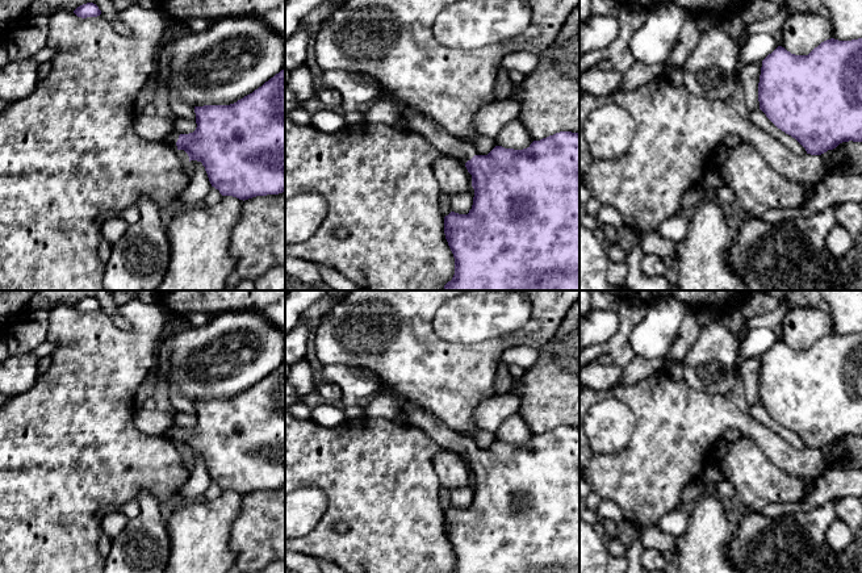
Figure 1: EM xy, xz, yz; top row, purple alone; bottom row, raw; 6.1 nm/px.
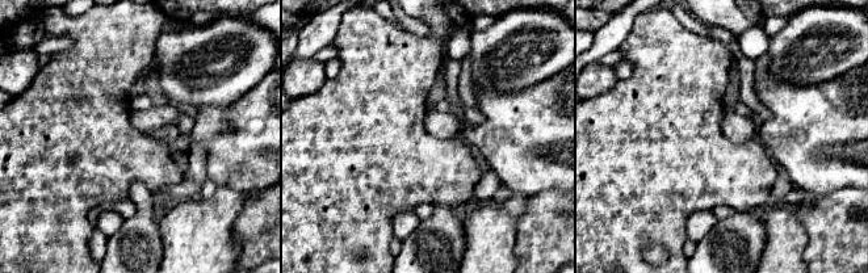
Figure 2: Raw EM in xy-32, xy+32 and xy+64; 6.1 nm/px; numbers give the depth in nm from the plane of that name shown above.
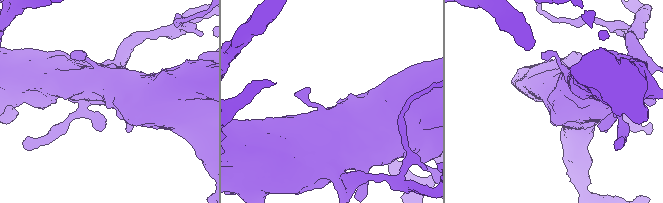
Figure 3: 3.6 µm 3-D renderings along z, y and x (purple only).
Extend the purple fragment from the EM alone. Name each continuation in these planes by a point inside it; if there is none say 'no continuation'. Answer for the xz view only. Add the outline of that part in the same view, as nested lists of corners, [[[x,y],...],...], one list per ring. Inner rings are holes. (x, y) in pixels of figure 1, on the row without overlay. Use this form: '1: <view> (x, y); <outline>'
1: xz (431, 426); [[[402,401],[399,402],[399,406],[407,415],[410,426],[423,431],[443,448],[453,449],[463,457],[466,457],[476,449],[476,444],[472,438],[456,434],[436,417]]]

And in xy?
1: xy (171, 433); [[[172,426],[172,427],[170,427],[164,434],[163,434],[163,436],[166,438],[166,439],[172,439],[172,440],[175,440],[176,443],[177,443],[177,440],[176,440],[176,436],[177,436],[177,434],[179,434],[179,427],[176,427],[176,426]]]

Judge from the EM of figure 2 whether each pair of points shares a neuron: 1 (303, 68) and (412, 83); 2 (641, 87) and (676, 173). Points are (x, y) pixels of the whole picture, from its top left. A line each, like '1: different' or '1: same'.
1: different
2: same

